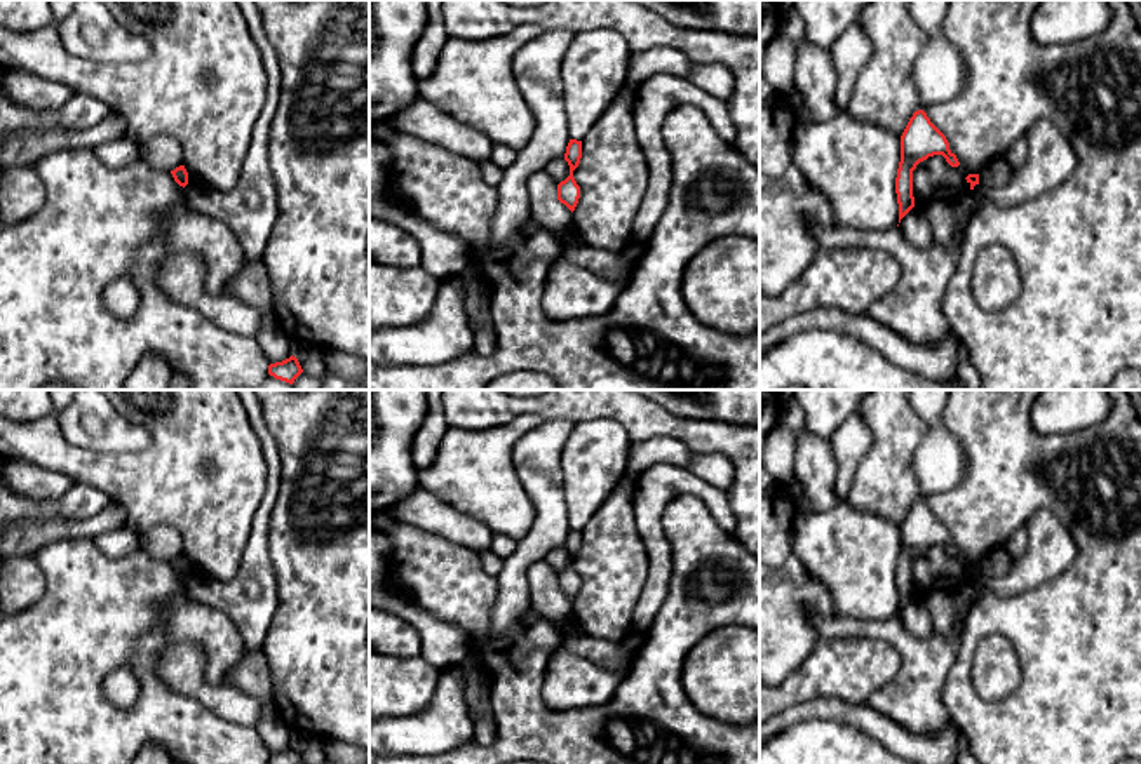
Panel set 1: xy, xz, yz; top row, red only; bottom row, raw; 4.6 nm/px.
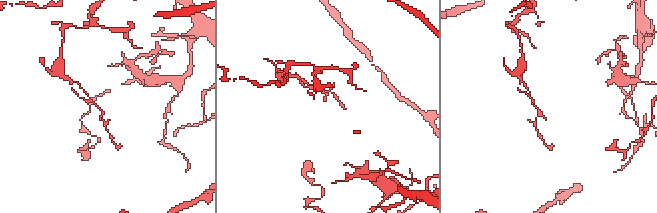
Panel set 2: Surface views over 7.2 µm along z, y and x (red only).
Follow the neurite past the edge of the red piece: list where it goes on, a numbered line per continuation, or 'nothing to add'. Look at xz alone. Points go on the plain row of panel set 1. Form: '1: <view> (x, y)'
nothing to add

